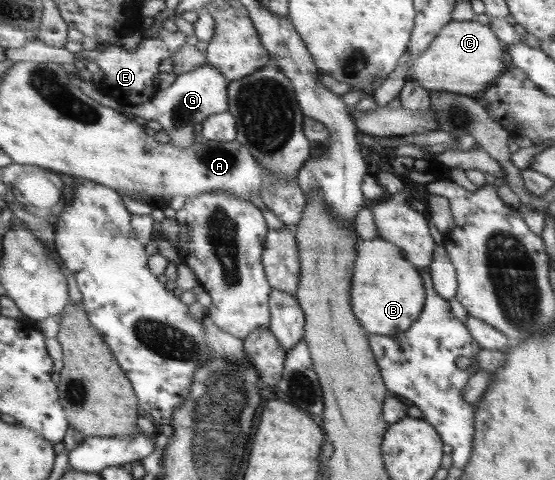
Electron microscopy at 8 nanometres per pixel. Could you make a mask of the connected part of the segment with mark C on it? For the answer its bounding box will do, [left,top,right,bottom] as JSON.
[407,18,504,96]

